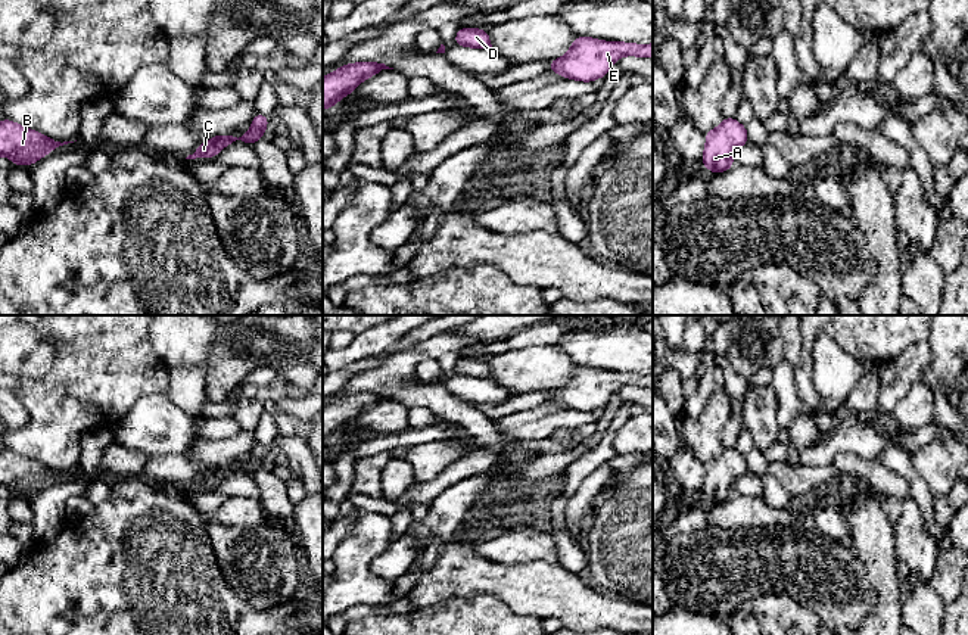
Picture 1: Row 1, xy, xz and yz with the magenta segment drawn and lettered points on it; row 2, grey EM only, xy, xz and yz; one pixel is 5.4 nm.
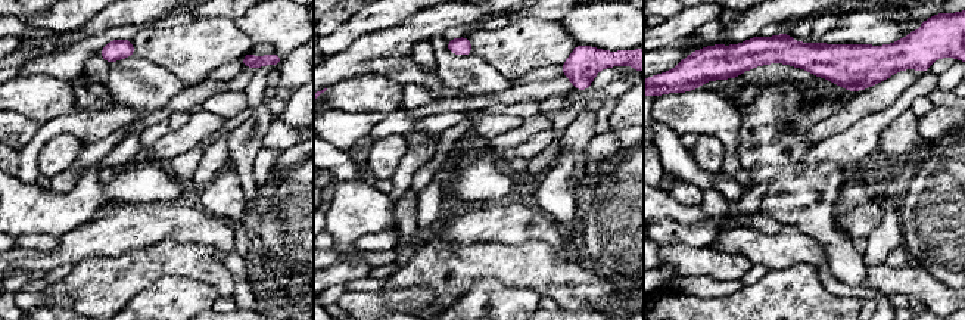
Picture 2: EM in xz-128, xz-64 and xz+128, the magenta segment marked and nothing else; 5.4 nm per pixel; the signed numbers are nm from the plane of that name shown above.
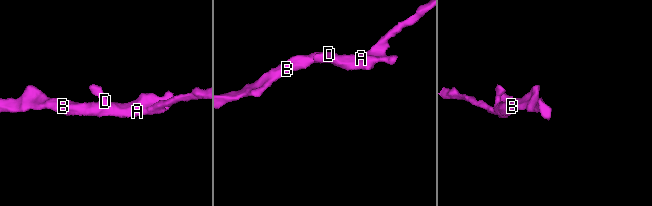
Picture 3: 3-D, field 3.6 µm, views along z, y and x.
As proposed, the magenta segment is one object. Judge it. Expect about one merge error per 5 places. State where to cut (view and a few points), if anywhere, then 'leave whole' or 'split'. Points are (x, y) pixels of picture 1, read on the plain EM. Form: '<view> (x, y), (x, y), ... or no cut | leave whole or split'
no cut | leave whole

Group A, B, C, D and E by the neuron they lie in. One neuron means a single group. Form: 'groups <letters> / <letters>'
groups A B C D E

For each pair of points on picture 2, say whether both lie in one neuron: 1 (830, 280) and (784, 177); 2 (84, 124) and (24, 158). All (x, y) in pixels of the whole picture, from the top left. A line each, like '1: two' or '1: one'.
1: two
2: one

